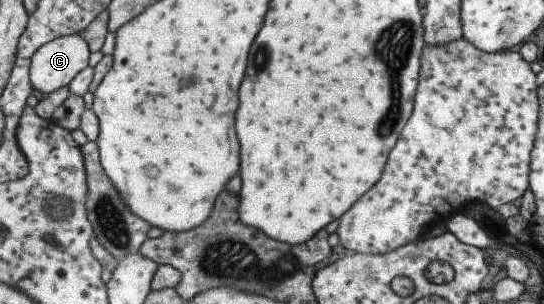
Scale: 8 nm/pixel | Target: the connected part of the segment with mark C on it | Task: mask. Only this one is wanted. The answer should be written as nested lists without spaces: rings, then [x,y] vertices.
[[[82,33],[49,41],[33,55],[30,79],[40,93],[68,86],[90,63],[90,46]]]

